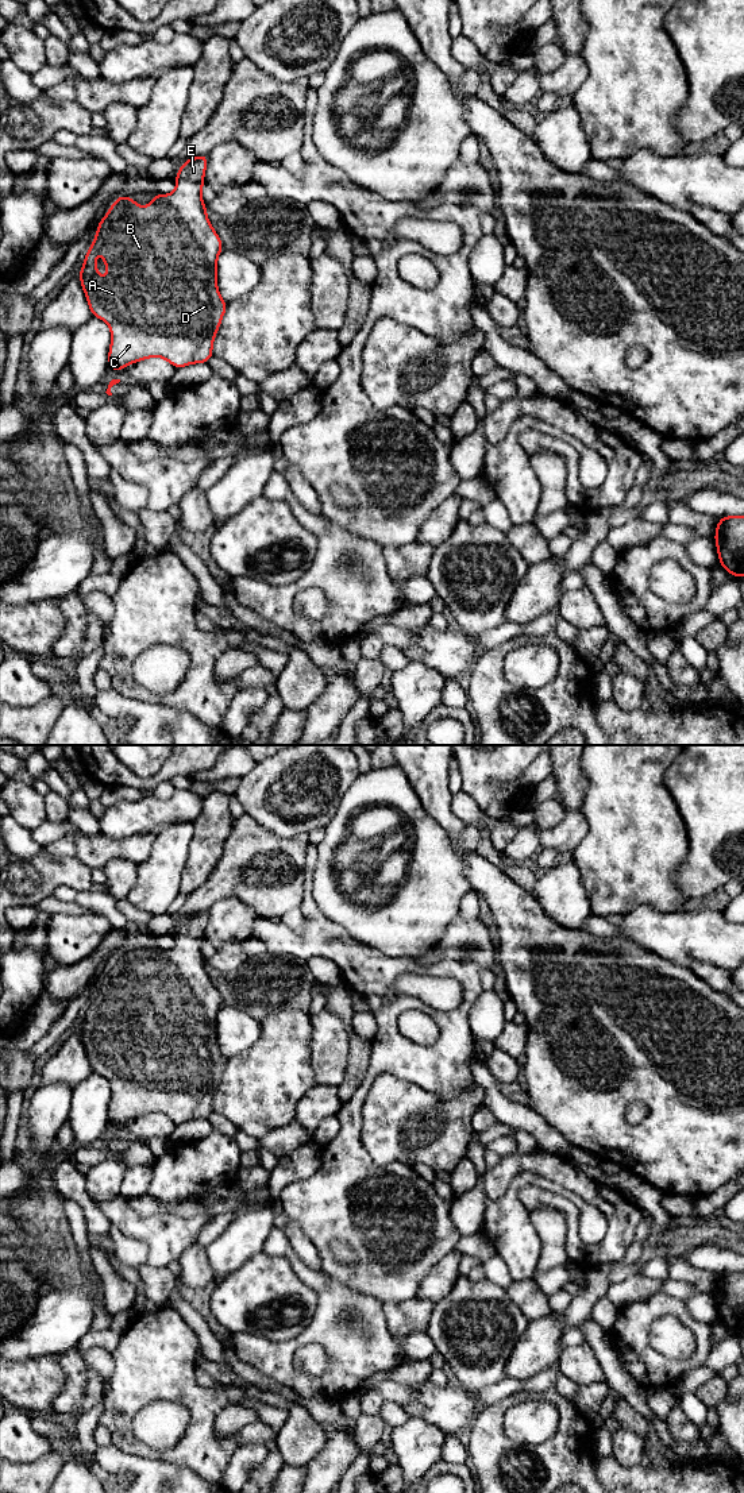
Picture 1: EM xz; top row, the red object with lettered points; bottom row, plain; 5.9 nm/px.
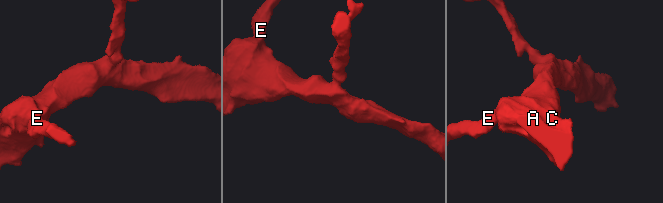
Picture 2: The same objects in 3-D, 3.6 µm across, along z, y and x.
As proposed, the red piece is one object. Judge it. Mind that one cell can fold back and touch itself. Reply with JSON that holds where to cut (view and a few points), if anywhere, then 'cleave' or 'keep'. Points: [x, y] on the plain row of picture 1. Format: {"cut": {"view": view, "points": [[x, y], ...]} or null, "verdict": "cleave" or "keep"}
{"cut": null, "verdict": "keep"}

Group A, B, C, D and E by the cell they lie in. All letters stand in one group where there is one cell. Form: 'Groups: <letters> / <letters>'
Groups: A B C D E

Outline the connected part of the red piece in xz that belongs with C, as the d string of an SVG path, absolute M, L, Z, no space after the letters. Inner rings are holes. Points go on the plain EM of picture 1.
M208 910L185 915L174 935L177 945L169 950L153 950L147 962L139 962L128 952L119 952L100 976L96 994L85 1008L84 1022L78 1027L80 1038L92 1072L109 1081L112 1095L108 1120L119 1130L123 1123L154 1112L166 1115L176 1124L208 1119L213 1112L212 1100L227 1058L217 1045L217 1012L223 999L207 973L207 961L201 954L207 918ZM96 1007L105 1014L108 1033L97 1030Z

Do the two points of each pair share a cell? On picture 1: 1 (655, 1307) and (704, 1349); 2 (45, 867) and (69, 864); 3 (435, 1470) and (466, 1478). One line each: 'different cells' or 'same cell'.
1: same cell
2: same cell
3: same cell

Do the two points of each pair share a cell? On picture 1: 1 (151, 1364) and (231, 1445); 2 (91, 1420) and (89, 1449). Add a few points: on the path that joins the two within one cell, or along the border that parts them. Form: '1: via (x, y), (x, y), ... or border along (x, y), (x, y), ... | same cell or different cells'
1: via (176, 1384), (203, 1411), (203, 1427), (207, 1431) | same cell
2: via (87, 1427), (87, 1442) | same cell

